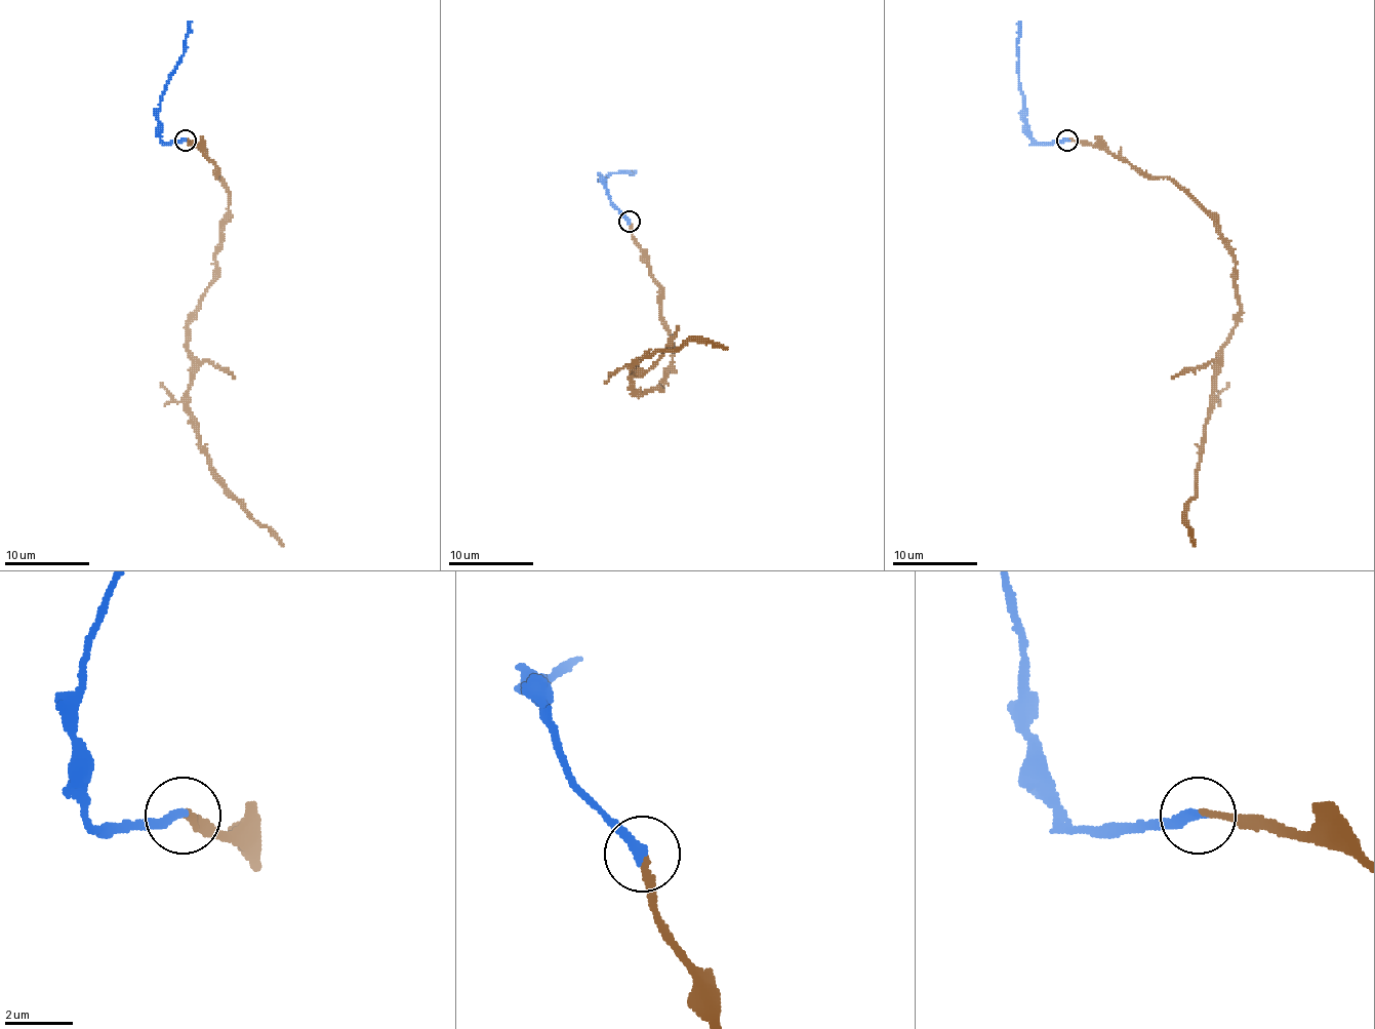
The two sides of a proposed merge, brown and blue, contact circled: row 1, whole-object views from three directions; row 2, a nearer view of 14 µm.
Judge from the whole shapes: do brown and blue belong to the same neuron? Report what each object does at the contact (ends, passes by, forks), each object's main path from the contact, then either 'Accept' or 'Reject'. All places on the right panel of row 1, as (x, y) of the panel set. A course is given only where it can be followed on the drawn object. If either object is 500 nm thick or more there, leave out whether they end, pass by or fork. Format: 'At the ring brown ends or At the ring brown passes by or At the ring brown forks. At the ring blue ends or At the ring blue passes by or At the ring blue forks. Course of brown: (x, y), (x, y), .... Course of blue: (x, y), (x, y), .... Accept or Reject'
At the ring brown ends. At the ring blue ends. Course of brown: (1067, 141), (1167, 176), (1216, 224), (1235, 264), (1240, 319), (1218, 359), (1186, 510), (1195, 546). Course of blue: (1067, 141), (1038, 143), (1027, 123), (1018, 85), (1018, 22). Accept

